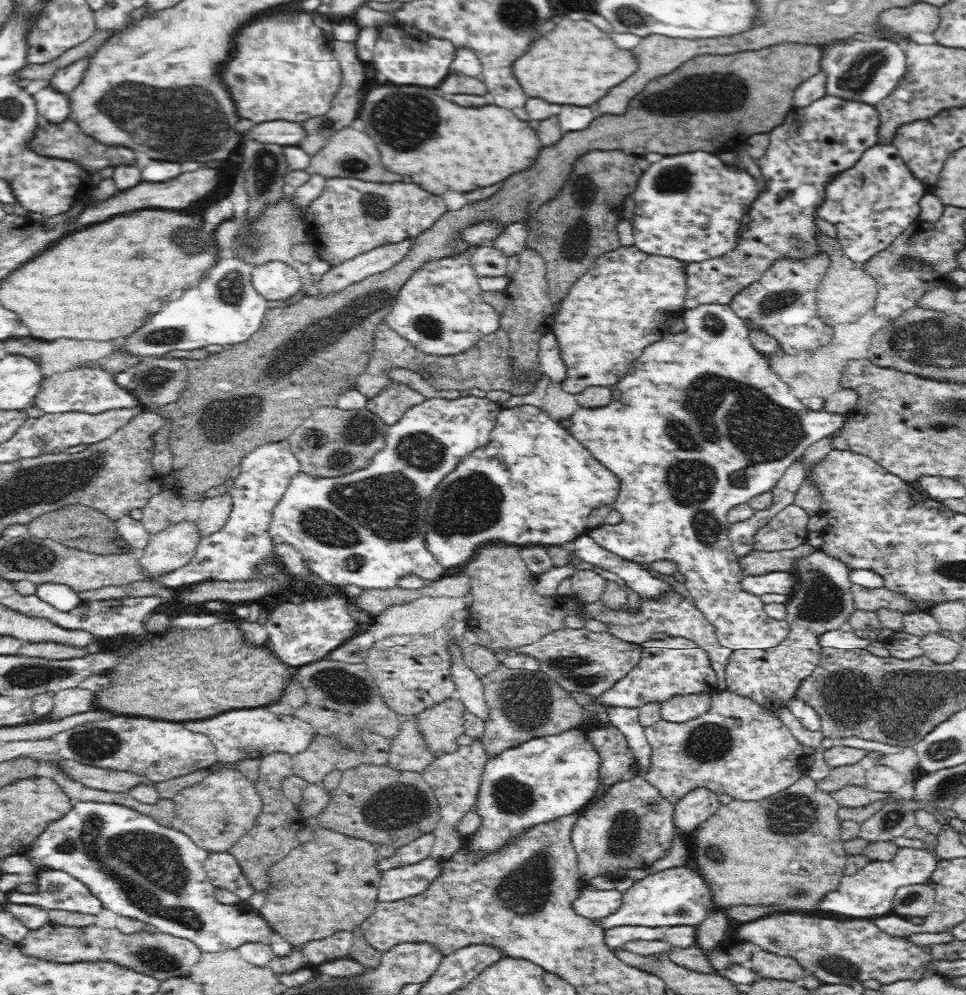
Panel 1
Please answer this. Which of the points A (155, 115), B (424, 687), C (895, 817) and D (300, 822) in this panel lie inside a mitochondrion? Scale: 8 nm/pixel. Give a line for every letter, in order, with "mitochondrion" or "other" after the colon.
A: mitochondrion
B: other
C: mitochondrion
D: other

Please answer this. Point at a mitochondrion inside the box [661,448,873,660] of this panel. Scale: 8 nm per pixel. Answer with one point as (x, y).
(823, 600)

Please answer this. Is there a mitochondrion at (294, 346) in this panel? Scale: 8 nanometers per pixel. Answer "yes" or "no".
no

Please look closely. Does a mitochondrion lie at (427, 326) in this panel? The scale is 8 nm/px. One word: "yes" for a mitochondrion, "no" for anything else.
yes

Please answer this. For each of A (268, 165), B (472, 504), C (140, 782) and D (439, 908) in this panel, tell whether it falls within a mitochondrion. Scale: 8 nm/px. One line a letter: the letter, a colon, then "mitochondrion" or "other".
A: mitochondrion
B: mitochondrion
C: other
D: other

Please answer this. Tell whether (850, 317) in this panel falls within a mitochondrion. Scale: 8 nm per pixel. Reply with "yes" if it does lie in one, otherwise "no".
no

